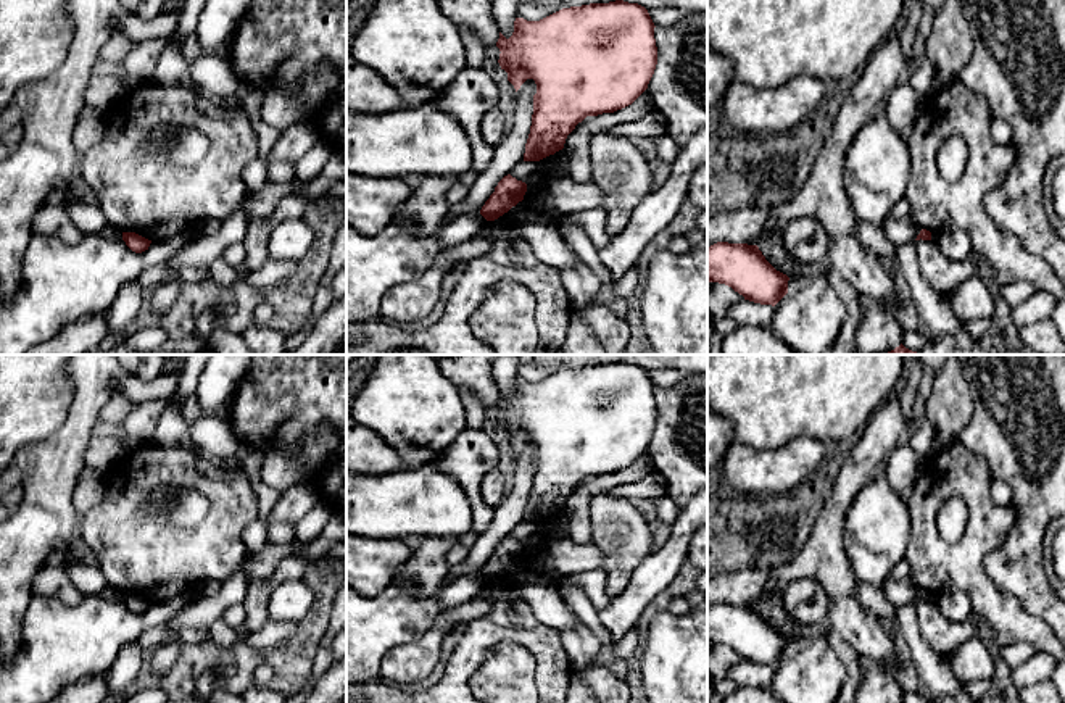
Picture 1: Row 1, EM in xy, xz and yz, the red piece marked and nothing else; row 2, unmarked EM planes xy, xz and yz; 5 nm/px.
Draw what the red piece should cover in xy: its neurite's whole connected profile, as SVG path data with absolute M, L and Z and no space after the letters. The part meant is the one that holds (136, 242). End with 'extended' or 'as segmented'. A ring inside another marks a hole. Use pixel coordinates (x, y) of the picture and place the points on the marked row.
M122 232L122 240L135 253L142 253L142 252L148 250L148 247L151 243L151 240L148 240L135 232Z; as segmented

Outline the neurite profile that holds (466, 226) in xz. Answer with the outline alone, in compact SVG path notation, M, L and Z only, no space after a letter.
M462 214L438 231L440 245L448 248L472 239L483 226L487 219L482 214Z

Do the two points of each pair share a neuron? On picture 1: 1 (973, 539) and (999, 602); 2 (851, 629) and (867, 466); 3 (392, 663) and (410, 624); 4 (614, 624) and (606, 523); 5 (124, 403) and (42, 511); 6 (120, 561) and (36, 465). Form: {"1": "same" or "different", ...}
{"1": "same", "2": "same", "3": "different", "4": "different", "5": "different", "6": "different"}

